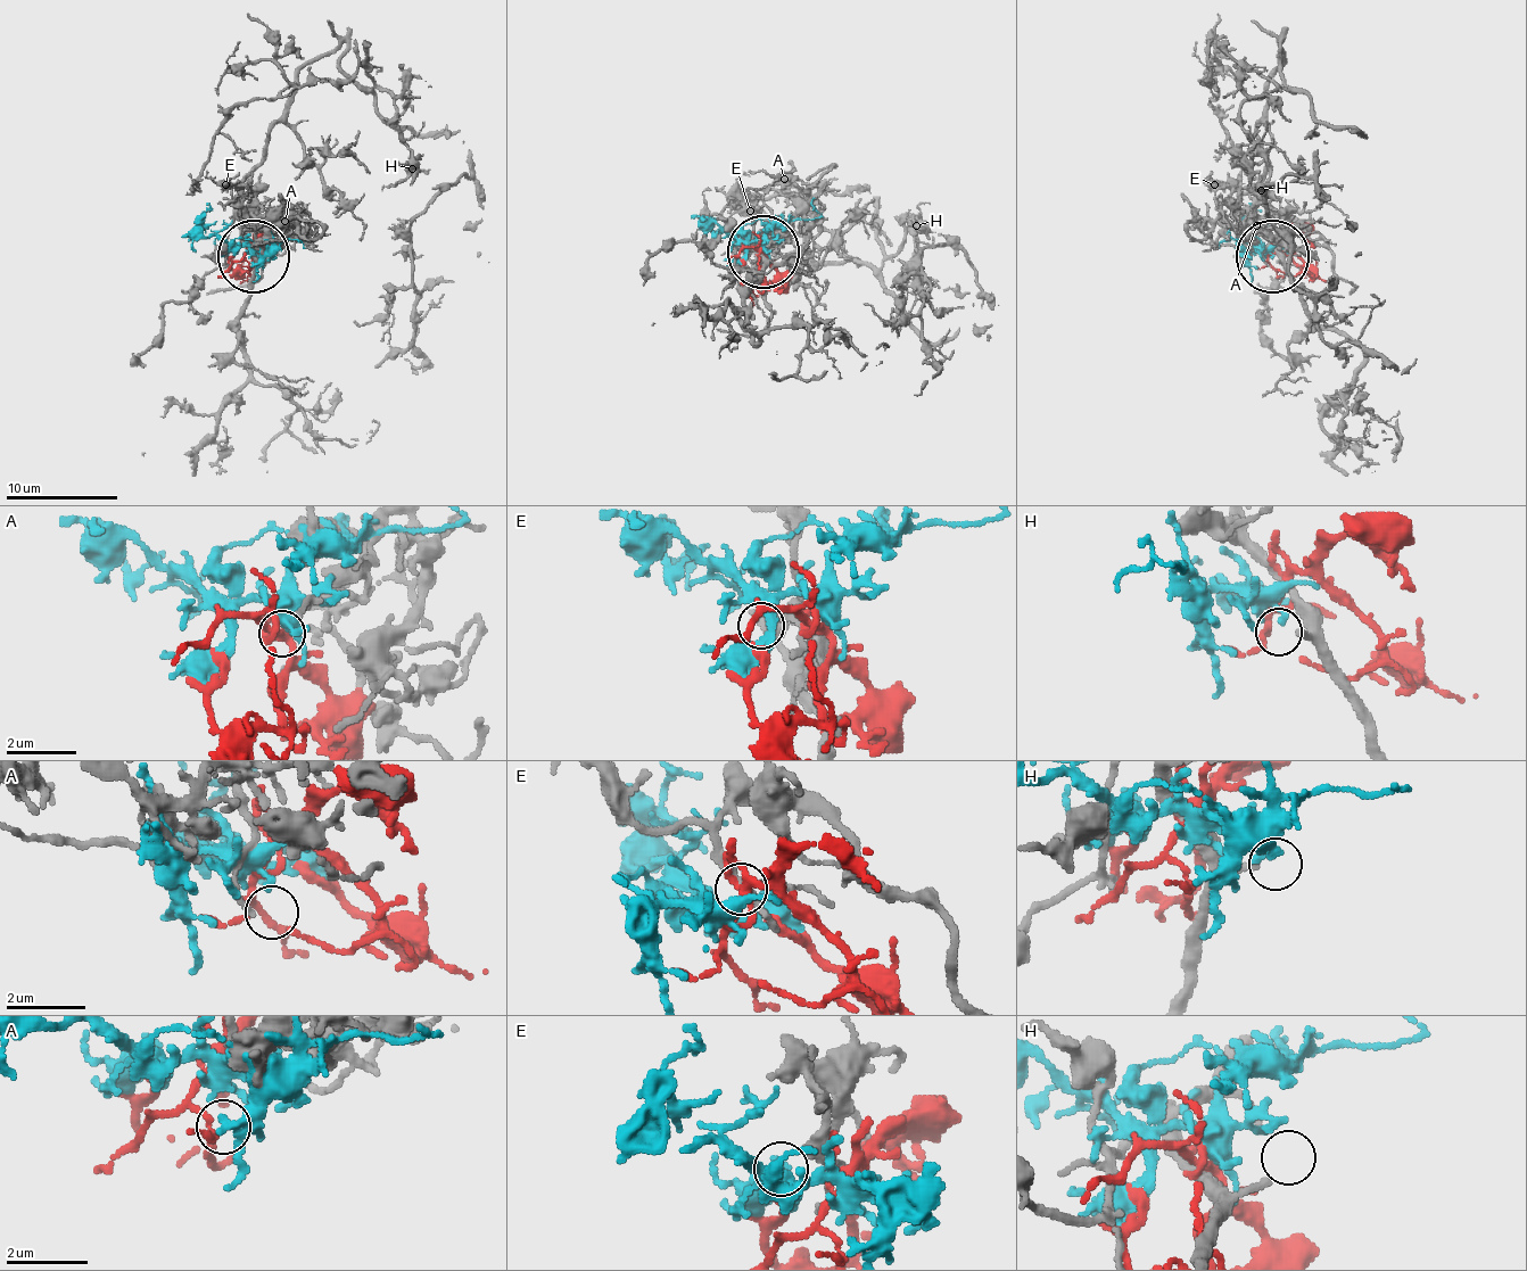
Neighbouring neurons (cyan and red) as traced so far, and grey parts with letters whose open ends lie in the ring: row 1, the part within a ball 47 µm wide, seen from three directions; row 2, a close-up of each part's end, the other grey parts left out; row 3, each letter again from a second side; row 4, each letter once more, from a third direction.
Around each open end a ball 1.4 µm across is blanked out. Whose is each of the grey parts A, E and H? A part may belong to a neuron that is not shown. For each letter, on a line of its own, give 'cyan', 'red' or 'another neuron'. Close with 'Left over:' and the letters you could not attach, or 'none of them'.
A: red
E: cyan
H: another neuron
Left over: H

